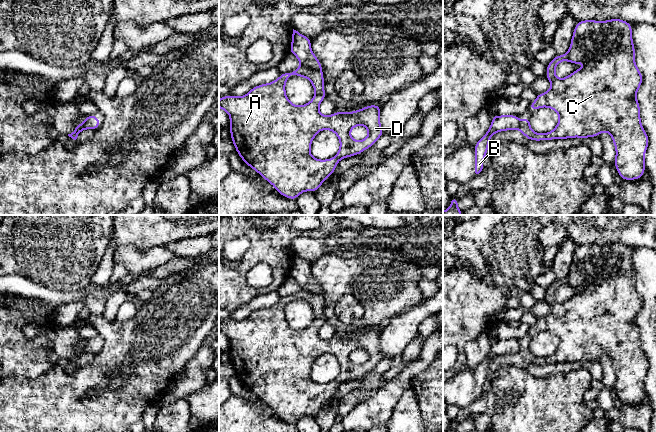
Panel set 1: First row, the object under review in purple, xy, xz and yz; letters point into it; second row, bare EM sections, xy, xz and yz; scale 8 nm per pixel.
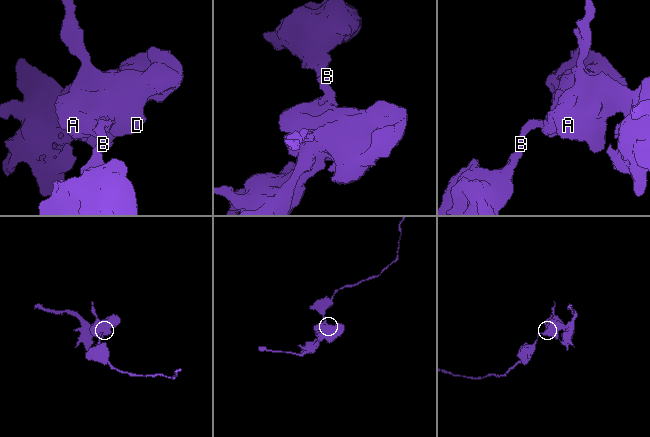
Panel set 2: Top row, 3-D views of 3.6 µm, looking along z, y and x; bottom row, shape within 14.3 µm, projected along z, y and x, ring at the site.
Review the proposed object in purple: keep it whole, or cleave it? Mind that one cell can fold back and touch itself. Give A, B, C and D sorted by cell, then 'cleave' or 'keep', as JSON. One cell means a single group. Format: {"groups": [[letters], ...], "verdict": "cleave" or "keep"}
{"groups": [["A", "C", "D"], ["B"]], "verdict": "cleave"}

